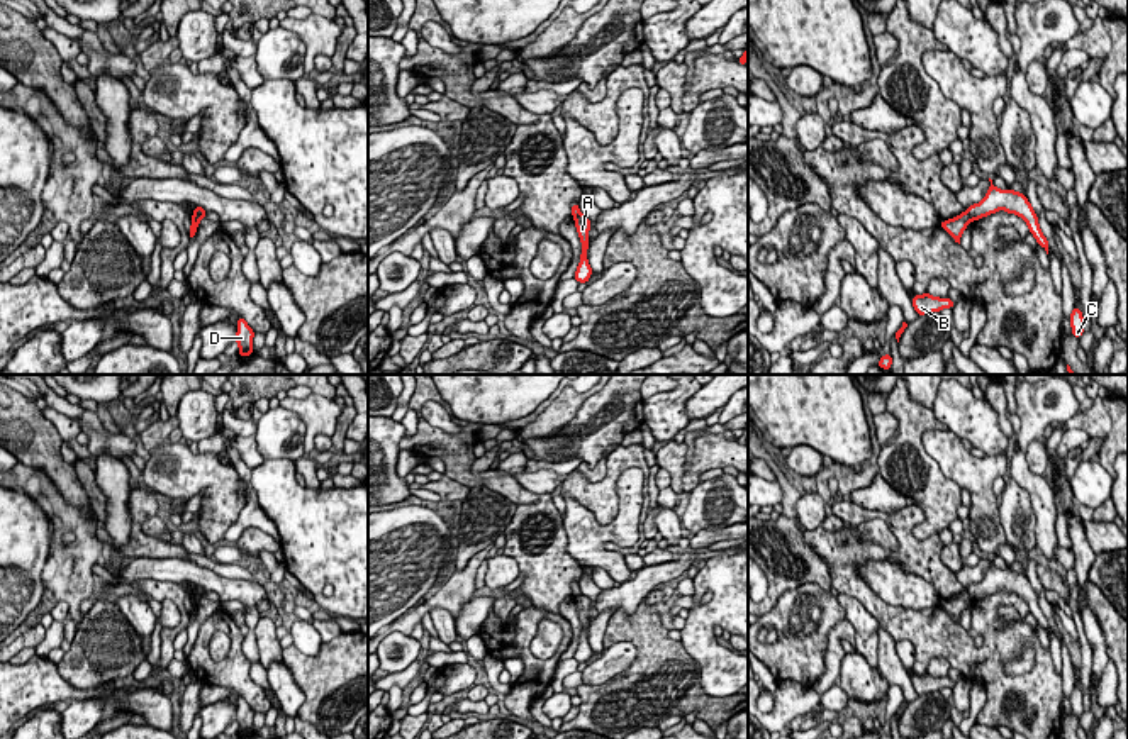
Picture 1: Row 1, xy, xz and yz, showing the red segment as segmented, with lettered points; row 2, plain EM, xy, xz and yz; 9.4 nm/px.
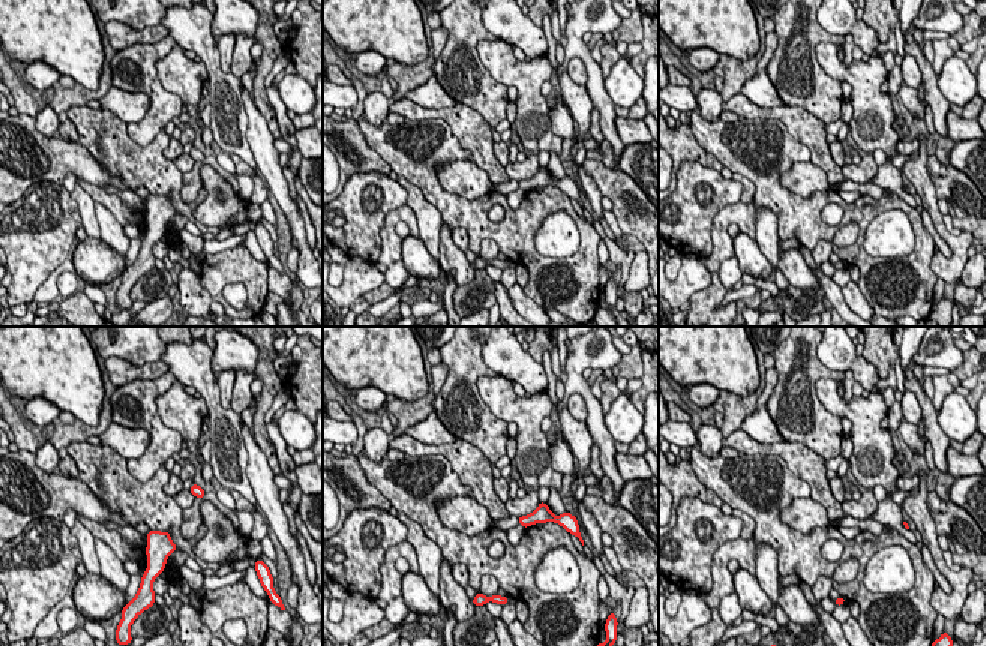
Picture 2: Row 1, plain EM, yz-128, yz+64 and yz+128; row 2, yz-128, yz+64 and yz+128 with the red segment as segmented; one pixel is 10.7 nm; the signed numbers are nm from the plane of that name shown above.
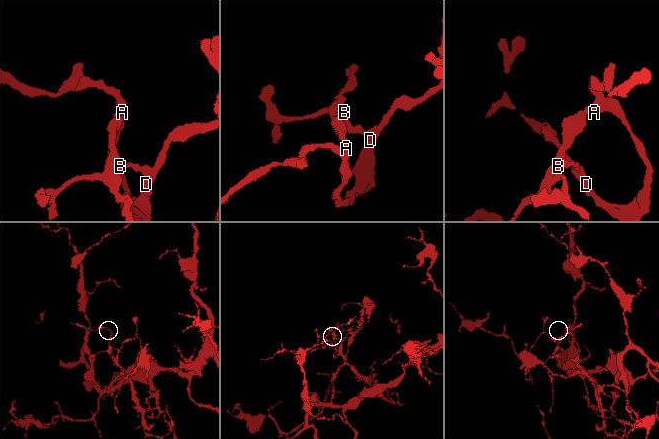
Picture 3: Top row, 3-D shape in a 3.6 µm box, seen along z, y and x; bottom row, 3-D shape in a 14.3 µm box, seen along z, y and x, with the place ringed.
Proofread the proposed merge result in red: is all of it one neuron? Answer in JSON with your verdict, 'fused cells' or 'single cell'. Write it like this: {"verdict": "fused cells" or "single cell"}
{"verdict": "fused cells"}

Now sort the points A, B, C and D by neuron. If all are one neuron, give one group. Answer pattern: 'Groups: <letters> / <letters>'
Groups: A C / B D

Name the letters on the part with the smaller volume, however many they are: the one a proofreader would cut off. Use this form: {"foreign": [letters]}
{"foreign": ["B", "D"]}

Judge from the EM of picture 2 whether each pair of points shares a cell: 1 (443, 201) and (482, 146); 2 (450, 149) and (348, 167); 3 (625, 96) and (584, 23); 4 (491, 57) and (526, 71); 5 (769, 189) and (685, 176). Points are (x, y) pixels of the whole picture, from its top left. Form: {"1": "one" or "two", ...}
{"1": "two", "2": "two", "3": "two", "4": "one", "5": "two"}

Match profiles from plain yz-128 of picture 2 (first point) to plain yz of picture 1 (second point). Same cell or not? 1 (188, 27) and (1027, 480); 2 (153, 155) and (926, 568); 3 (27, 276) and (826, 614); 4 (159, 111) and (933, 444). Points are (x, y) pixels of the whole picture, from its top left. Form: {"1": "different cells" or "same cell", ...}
{"1": "different cells", "2": "same cell", "3": "same cell", "4": "different cells"}

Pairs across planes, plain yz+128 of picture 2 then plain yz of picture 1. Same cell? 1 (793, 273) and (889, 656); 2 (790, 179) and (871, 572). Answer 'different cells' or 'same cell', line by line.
1: same cell
2: same cell

